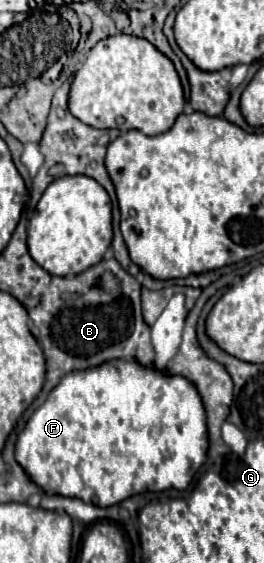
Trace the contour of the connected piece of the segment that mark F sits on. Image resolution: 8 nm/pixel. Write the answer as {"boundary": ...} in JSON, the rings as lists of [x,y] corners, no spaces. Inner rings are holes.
{"boundary":[[[110,361],[62,377],[22,429],[16,443],[16,461],[46,495],[82,497],[84,487],[88,487],[94,493],[94,505],[112,507],[146,491],[184,491],[206,461],[206,433],[204,405],[188,379],[168,377],[154,367]]]}

